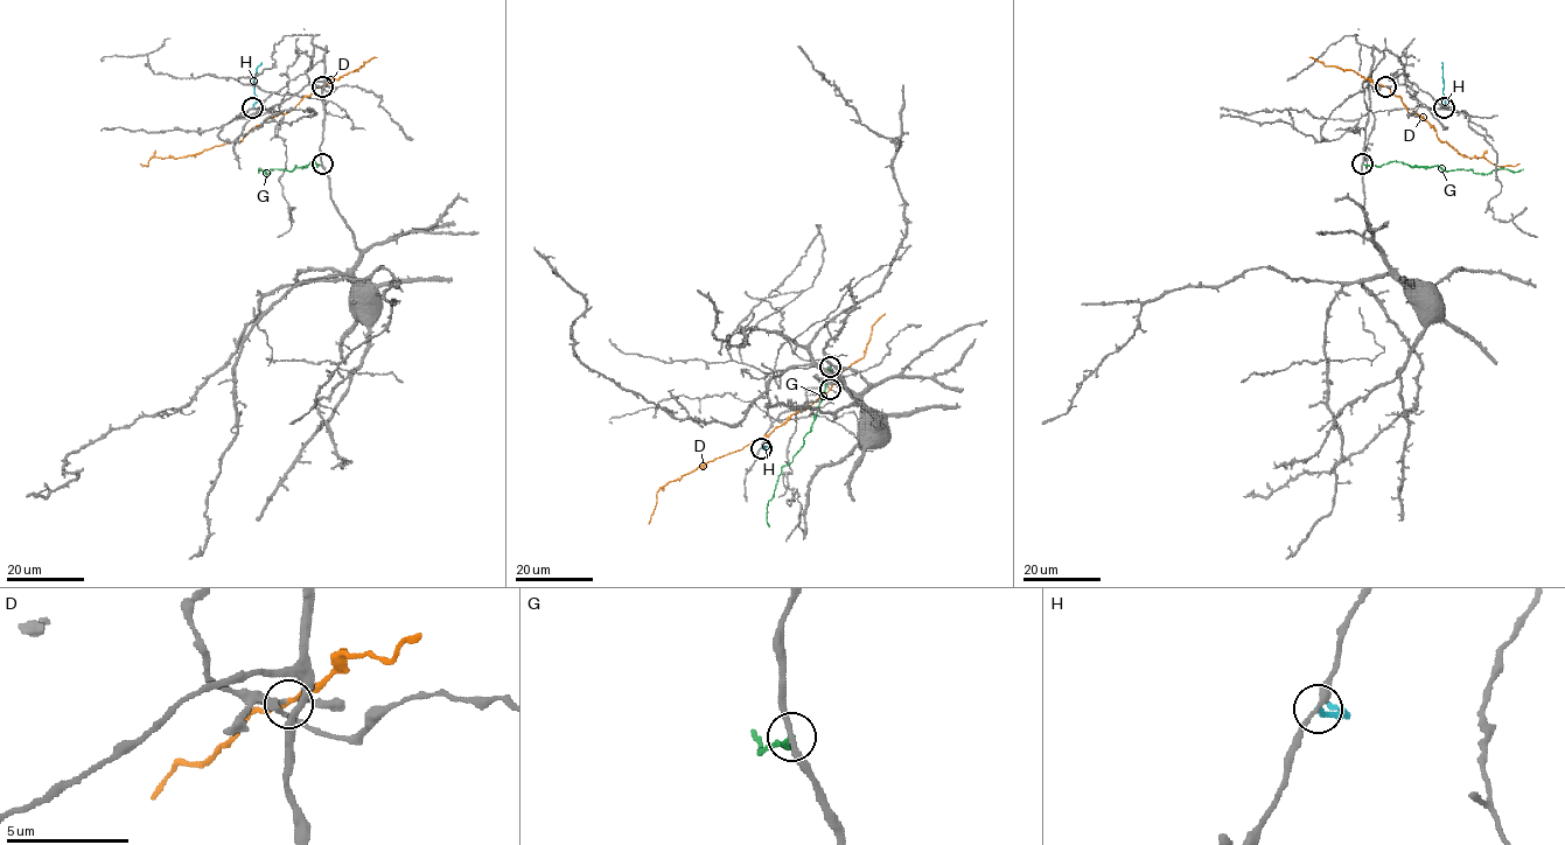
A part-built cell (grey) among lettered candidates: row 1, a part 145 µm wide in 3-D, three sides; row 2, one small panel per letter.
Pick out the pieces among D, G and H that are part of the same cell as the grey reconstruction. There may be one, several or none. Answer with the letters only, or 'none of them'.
none of them

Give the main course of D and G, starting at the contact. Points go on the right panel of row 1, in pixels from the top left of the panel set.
D: (1385, 86), (1459, 153), (1500, 166), (1520, 163)
G: (1363, 163), (1382, 166), (1397, 161), (1411, 166), (1439, 166), (1446, 170), (1471, 169), (1476, 174), (1523, 168)

